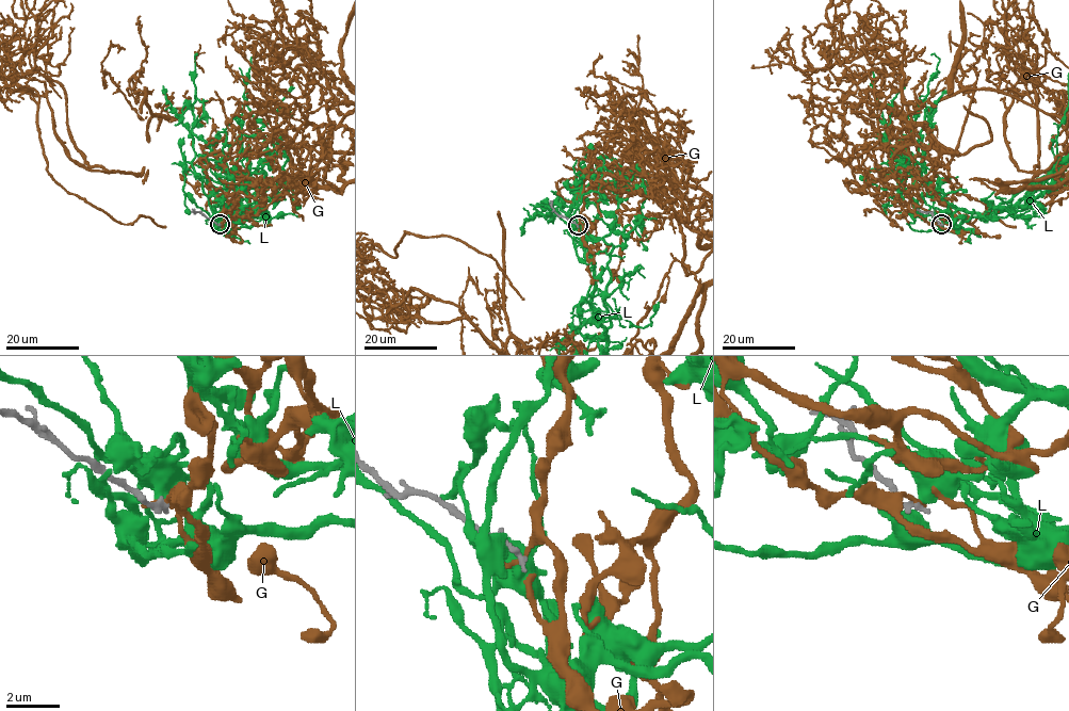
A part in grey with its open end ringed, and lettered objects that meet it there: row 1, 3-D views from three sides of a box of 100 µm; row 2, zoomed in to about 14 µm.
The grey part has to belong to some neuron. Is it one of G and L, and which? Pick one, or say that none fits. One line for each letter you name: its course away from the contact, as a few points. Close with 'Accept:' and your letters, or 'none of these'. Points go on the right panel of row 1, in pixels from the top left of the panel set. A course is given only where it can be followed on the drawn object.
Accept: none of these

